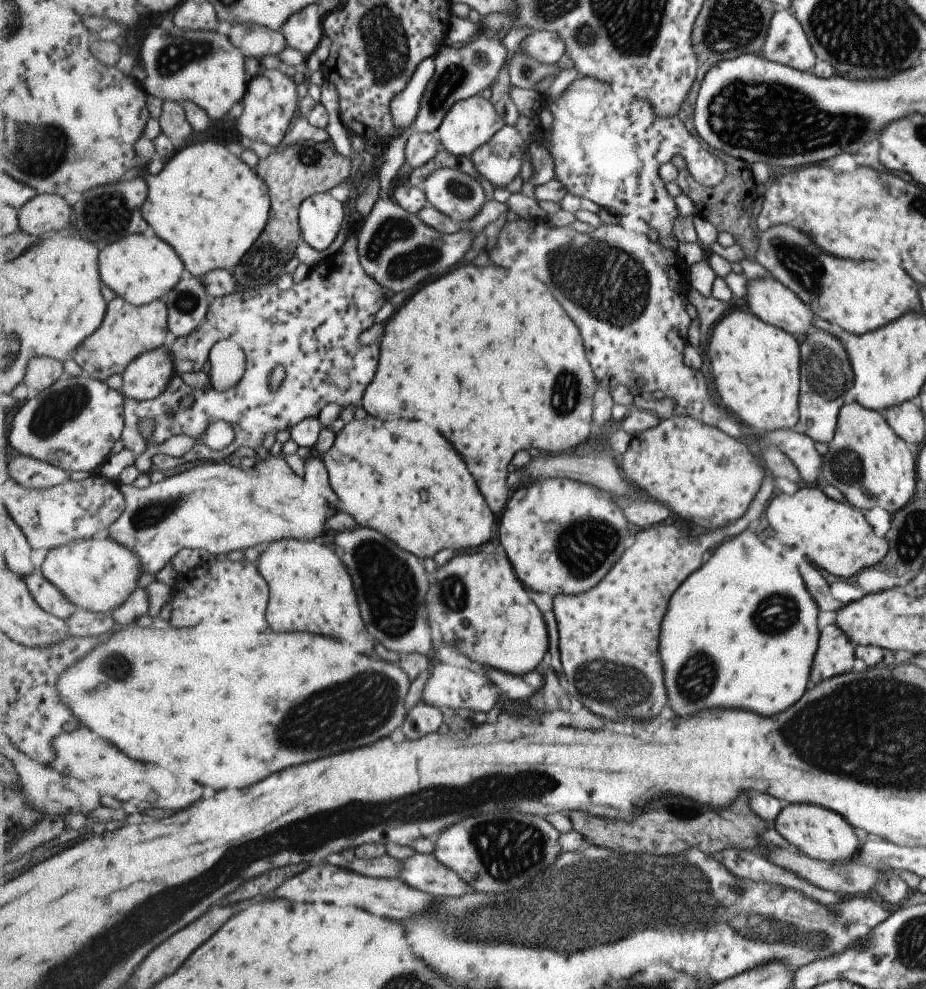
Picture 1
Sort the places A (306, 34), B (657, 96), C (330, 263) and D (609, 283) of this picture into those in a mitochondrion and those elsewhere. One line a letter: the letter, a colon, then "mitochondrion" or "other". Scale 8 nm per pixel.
A: other
B: other
C: other
D: mitochondrion

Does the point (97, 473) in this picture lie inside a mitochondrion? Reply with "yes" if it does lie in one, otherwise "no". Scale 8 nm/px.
no

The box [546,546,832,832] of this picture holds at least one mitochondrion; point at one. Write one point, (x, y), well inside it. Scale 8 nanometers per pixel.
(626, 686)

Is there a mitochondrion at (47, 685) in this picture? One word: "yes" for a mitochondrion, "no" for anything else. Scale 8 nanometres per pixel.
no

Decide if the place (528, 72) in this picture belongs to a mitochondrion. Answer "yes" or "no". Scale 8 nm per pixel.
yes

